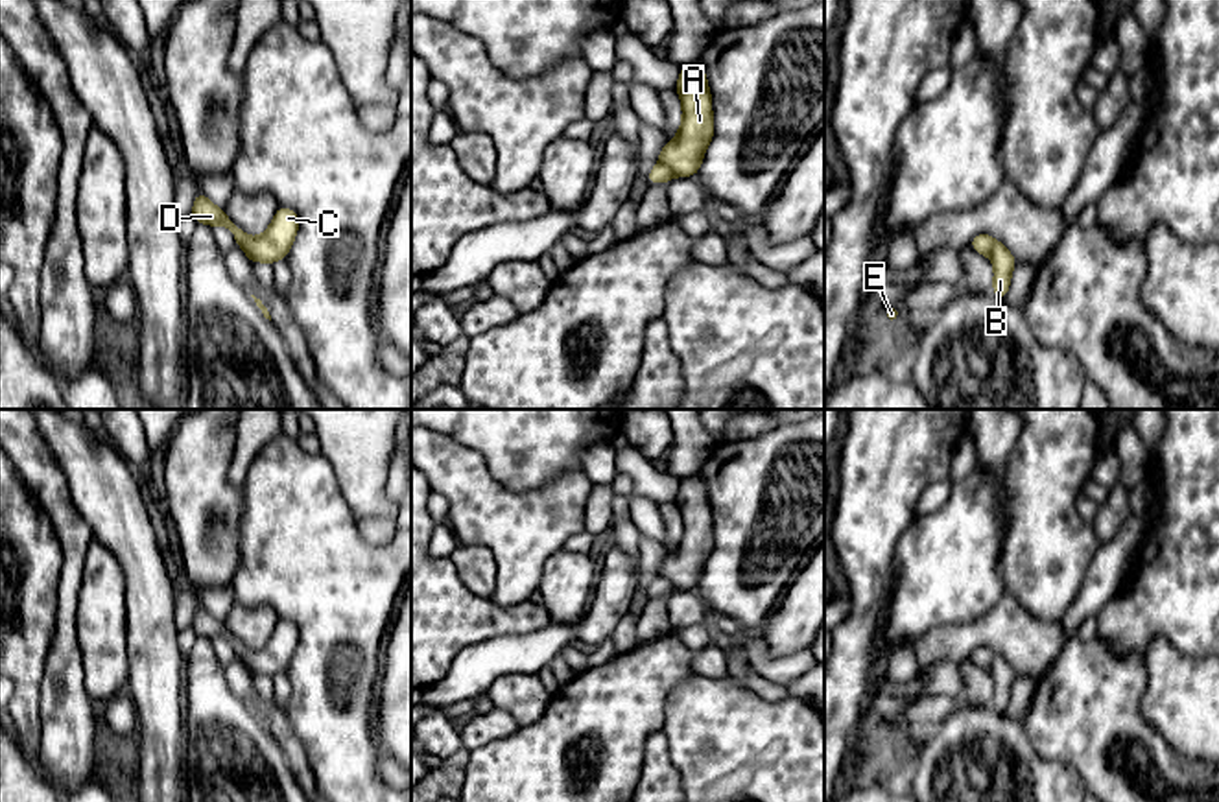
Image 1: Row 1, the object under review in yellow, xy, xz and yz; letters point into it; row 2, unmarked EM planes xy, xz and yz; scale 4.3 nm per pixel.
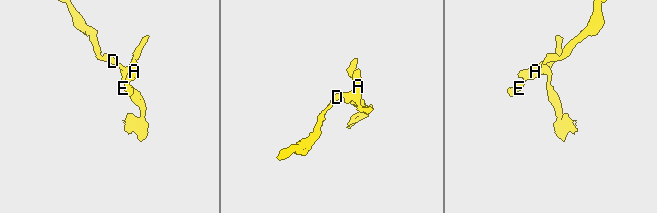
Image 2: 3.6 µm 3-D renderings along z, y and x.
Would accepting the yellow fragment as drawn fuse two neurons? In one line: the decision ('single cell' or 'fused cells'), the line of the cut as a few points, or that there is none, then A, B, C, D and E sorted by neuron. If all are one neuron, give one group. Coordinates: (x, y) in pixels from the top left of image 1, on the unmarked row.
fused cells | xz (659, 574), (675, 587) | A C D E / B

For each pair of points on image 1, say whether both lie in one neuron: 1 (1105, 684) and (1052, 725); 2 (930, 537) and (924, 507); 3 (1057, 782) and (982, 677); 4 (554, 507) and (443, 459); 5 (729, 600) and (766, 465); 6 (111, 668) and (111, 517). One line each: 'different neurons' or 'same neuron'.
1: same neuron
2: different neurons
3: different neurons
4: same neuron
5: same neuron
6: different neurons

